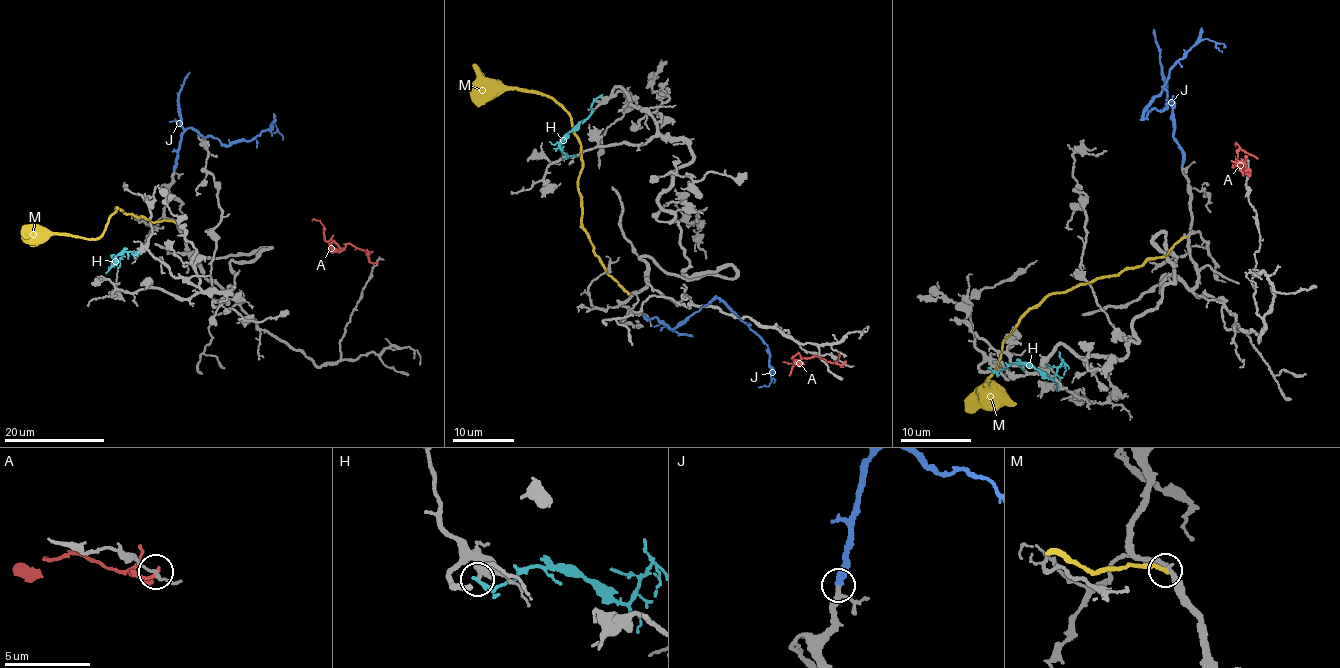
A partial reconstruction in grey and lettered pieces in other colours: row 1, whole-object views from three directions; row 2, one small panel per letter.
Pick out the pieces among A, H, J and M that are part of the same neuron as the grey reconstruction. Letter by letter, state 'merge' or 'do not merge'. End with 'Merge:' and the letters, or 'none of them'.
A: do not merge
H: do not merge
J: merge
M: do not merge
Merge: J

